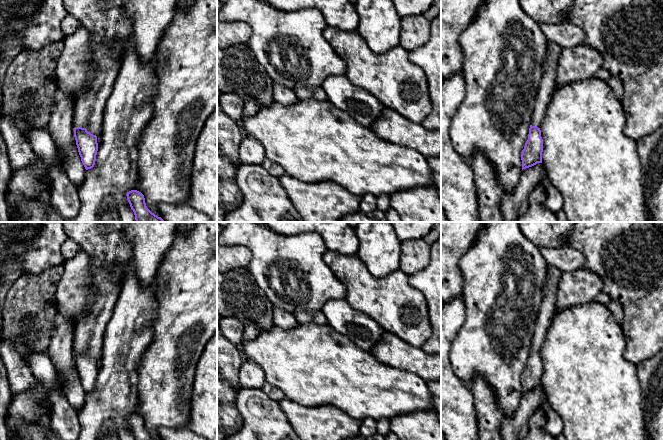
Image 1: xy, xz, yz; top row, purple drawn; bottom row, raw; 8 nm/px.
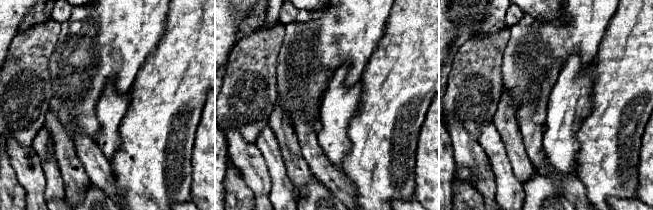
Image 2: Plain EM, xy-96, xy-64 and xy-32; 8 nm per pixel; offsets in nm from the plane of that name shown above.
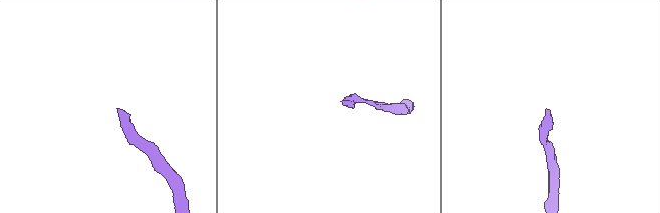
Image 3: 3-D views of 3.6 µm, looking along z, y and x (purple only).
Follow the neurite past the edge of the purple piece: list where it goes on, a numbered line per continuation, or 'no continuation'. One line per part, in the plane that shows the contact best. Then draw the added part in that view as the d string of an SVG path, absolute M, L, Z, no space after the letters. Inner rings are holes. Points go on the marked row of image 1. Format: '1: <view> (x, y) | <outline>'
1: xy (105, 19) | M63 0L63 3L67 13L90 31L95 41L93 46L93 75L77 95L73 127L86 128L91 134L99 136L105 105L113 91L122 62L119 54L105 47L103 43L125 40L131 34L132 26L123 12L123 0Z

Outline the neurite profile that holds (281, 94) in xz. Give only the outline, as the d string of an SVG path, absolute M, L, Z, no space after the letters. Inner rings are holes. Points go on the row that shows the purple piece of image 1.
M274 82L273 85L273 98L274 102L283 105L294 104L299 100L297 94L293 89L287 88L282 84L276 82Z

